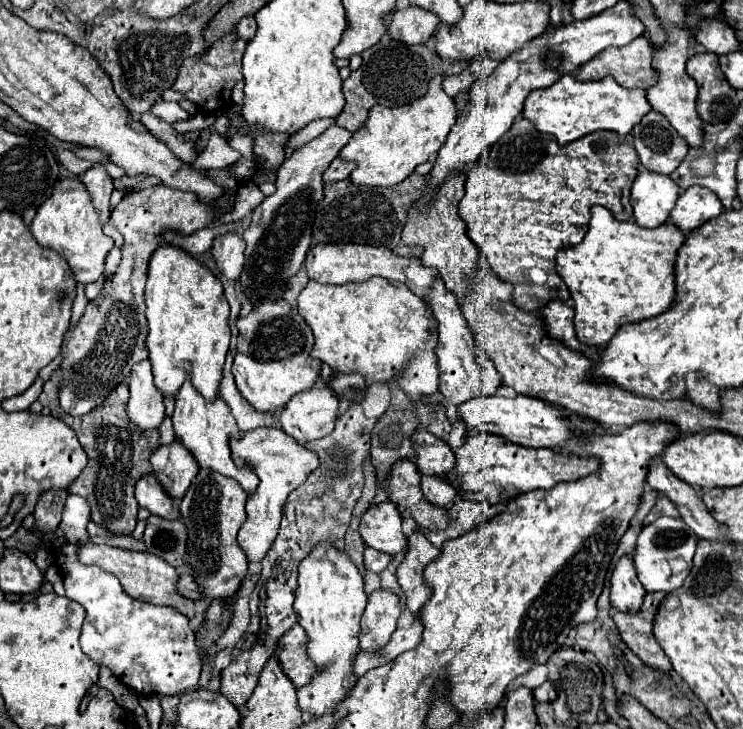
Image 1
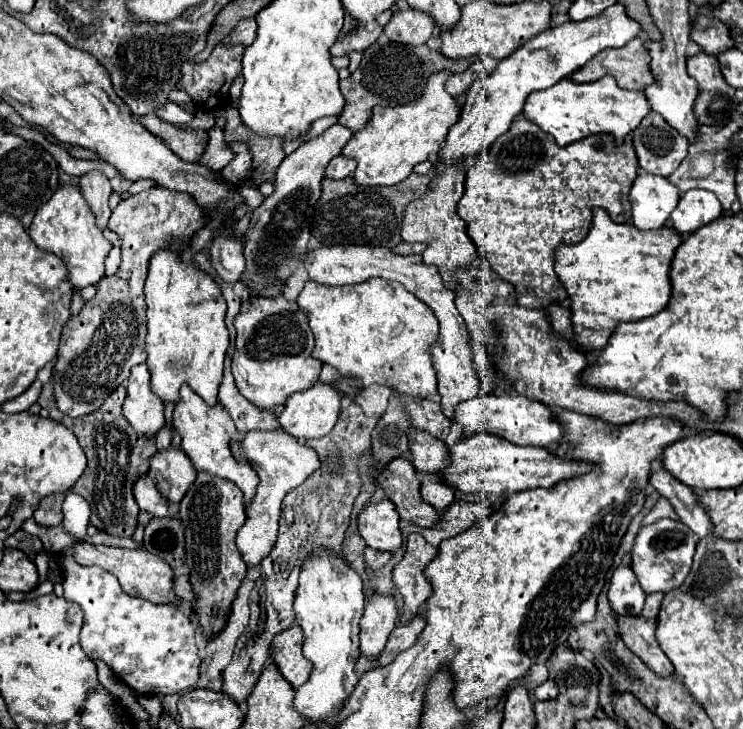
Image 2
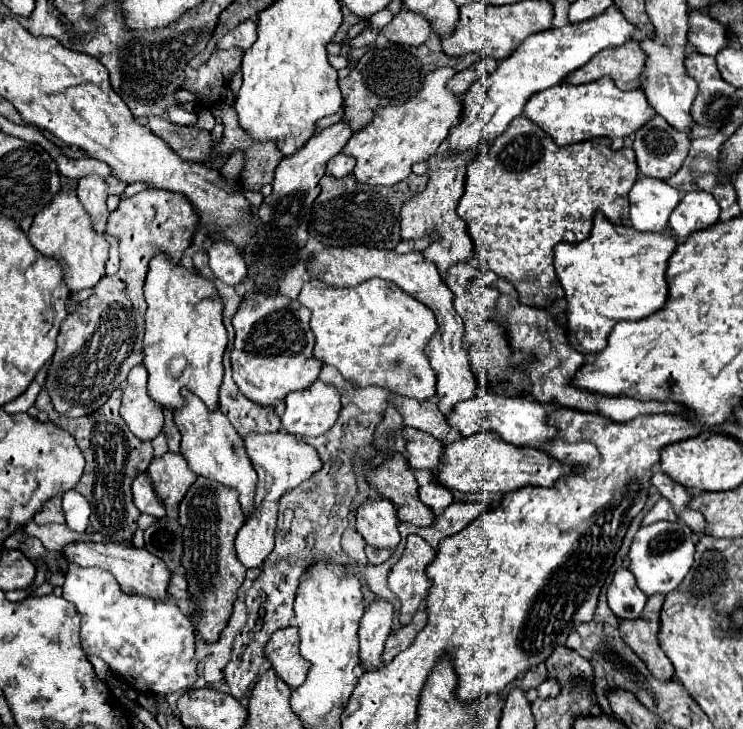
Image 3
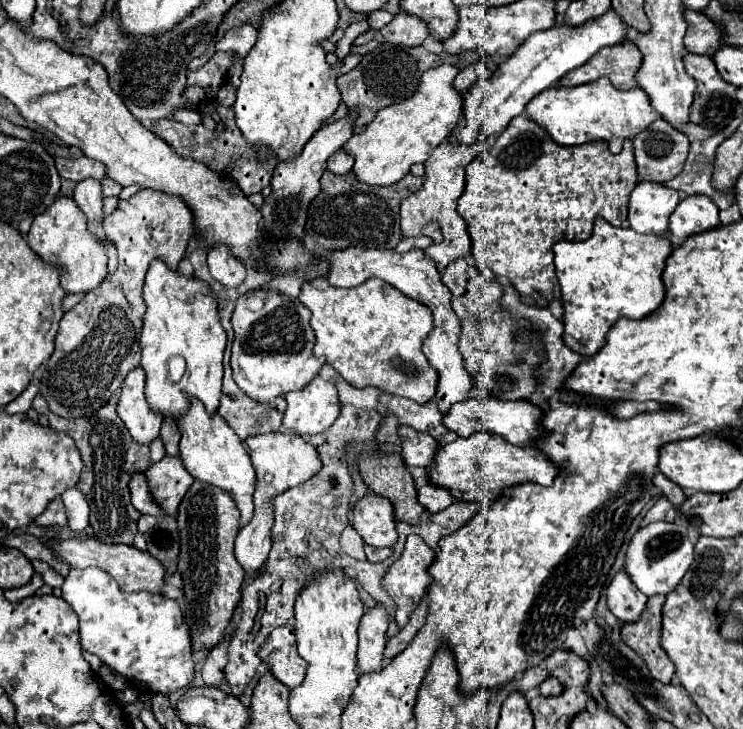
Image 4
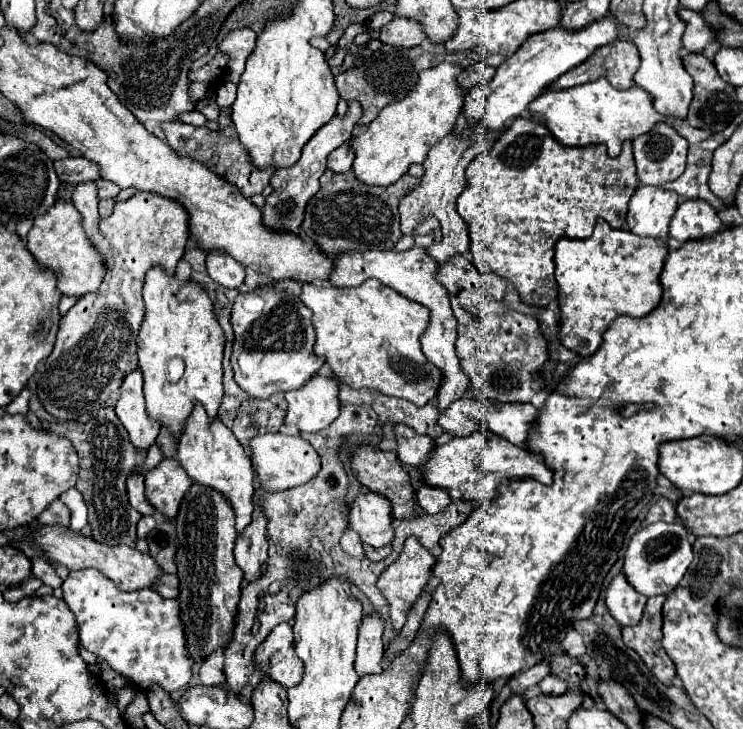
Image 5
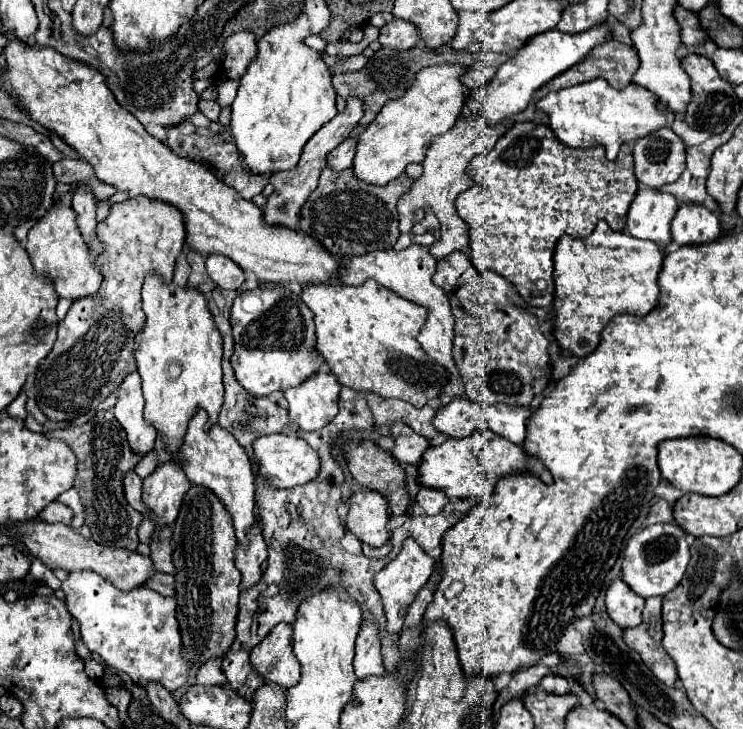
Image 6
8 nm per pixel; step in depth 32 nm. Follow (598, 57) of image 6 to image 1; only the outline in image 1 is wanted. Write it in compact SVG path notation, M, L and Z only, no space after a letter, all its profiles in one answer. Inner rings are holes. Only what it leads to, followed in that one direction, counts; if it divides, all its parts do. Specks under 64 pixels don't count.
M638 36L628 46L606 48L600 56L594 56L580 68L574 78L580 82L602 80L604 76L614 76L624 88L650 88L656 84L656 72L652 70L652 42Z

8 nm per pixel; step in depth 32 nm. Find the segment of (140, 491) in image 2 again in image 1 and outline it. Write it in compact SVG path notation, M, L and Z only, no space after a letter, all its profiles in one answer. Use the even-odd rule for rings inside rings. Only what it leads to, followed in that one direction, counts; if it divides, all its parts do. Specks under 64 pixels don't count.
M150 474L142 476L136 482L136 500L138 500L140 508L146 508L154 516L168 518L168 520L174 520L180 516L180 512L174 508L172 498L166 496L166 492L158 484L158 480Z

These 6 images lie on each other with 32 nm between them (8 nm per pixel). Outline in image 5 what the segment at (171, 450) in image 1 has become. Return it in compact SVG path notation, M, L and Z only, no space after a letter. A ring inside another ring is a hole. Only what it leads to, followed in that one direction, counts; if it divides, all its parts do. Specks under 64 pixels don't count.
M162 460L154 470L150 470L144 478L146 500L158 510L164 520L174 520L178 514L178 506L182 496L192 486L184 468L180 468L178 460Z

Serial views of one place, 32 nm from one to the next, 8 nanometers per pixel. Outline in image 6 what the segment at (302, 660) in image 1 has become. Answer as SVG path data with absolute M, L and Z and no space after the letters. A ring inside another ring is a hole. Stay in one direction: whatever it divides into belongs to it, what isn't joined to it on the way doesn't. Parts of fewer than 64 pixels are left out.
M278 624L250 652L252 668L278 686L290 688L300 680L300 664L292 652L292 626ZM270 672L270 674L268 674Z

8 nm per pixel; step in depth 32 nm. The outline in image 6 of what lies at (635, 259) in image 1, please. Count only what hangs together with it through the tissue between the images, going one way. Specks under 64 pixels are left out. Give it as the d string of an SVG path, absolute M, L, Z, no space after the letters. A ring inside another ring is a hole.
M600 220L596 224L594 232L588 238L566 240L566 236L562 236L558 240L558 244L556 244L556 250L554 250L554 316L552 316L552 322L554 322L552 336L554 336L556 344L560 346L560 350L564 350L564 352L568 352L568 354L572 354L576 358L584 358L584 356L588 356L598 346L600 332L612 320L612 316L622 314L622 312L628 312L628 314L648 314L656 306L656 302L658 302L658 282L656 282L656 278L658 278L658 272L662 268L662 260L664 260L664 256L662 256L662 252L658 250L658 246L654 242L650 242L650 240L638 240L638 238L632 238L632 236L628 236L624 232L614 232L614 230L608 228L608 224L604 220Z

